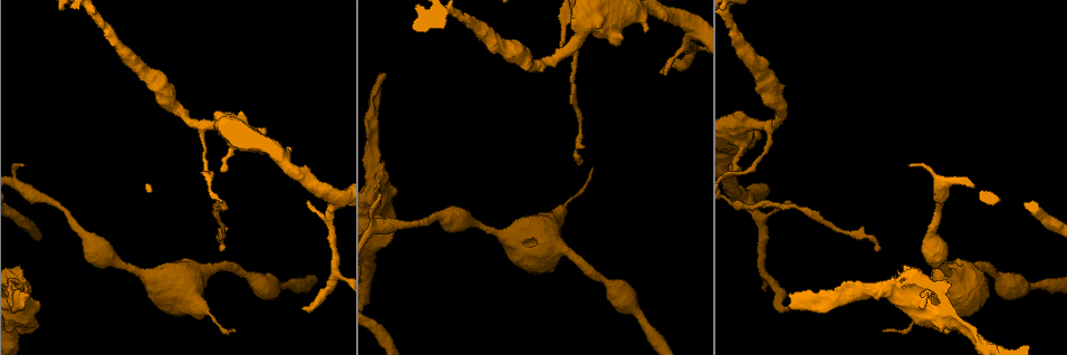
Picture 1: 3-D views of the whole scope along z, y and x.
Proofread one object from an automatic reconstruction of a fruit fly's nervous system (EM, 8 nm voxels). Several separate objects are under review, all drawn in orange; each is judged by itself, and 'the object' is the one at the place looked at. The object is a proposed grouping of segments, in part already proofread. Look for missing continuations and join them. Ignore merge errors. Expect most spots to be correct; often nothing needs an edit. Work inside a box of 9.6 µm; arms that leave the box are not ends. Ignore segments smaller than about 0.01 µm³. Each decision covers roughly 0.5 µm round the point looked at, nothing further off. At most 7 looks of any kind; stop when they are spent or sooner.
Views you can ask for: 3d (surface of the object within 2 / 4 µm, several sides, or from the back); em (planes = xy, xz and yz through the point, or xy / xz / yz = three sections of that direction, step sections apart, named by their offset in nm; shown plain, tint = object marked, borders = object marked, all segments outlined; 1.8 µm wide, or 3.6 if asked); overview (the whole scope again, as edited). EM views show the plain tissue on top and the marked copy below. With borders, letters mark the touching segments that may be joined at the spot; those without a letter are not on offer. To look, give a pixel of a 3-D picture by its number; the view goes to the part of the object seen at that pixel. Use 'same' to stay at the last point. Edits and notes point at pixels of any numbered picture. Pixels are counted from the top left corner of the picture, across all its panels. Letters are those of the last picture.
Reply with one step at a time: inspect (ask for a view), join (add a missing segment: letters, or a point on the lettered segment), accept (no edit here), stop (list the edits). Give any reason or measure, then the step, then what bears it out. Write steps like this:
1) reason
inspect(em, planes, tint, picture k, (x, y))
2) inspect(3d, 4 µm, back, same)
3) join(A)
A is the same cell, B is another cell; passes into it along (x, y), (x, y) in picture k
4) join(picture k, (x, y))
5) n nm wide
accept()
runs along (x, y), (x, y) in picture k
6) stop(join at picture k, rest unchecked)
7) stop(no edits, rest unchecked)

branch stops here
inspect(3d, 2 µm, picture 1, (383, 75))

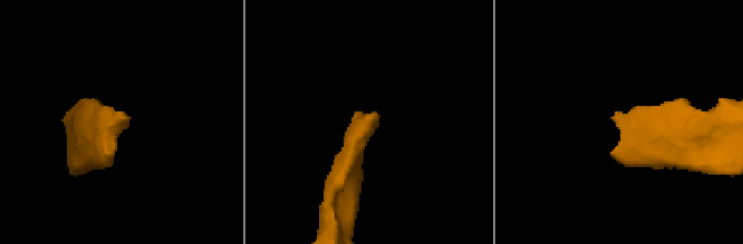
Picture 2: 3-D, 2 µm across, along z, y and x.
inspect(em, xz, step 4, tint, picture 2, (376, 118))

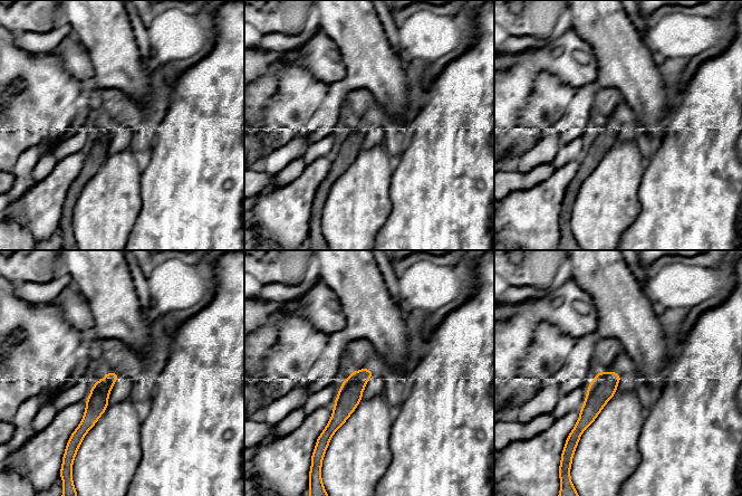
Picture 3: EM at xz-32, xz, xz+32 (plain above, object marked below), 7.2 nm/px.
inspect(em, planes, borders, same)

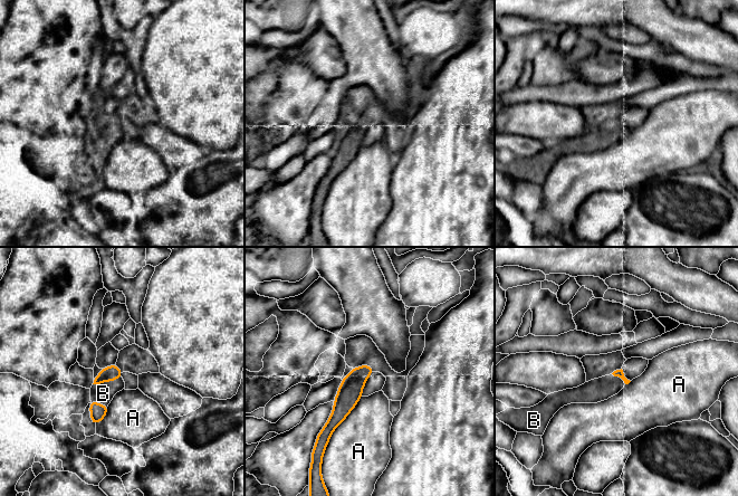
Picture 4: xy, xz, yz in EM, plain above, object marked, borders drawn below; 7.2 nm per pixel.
join(B)
B is the same cell, A is another cell; it goes on there

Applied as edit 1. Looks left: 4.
stops while still wide
inspect(3d, 4 µm, picture 1, (39, 325))

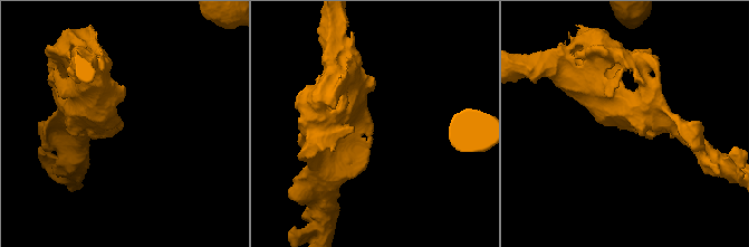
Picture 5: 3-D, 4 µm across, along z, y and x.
shape alone is not enough
inspect(em, 3.6 µm, xy, step 16, borders, picture 5, (629, 126))

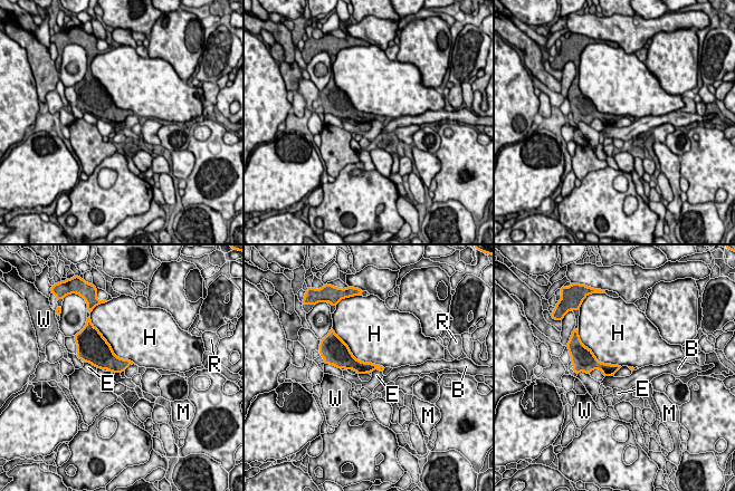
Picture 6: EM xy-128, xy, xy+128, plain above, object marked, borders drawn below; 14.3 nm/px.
accept()
B, E, H, M, R and W are other cells; border along (622, 366), (612, 375) in picture 6; no lettered segment goes on from it

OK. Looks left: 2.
branch stops here
inspect(3d, 2 µm, picture 1, (787, 308))

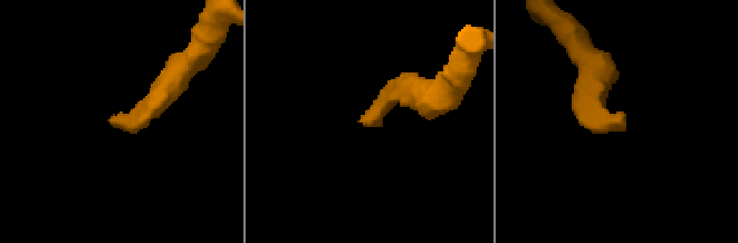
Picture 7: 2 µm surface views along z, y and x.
inspect(em, planes, borders, picture 7, (109, 122))

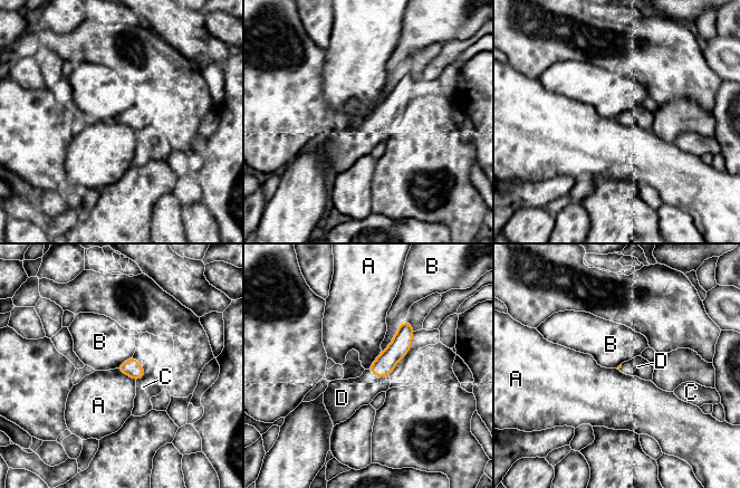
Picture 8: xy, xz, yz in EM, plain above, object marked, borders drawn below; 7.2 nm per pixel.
join(D)
D is the same cell, A, B and C are other cells; the cell continues

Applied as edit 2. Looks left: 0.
stop(join at picture 4, join at picture 8, rest unchecked)

